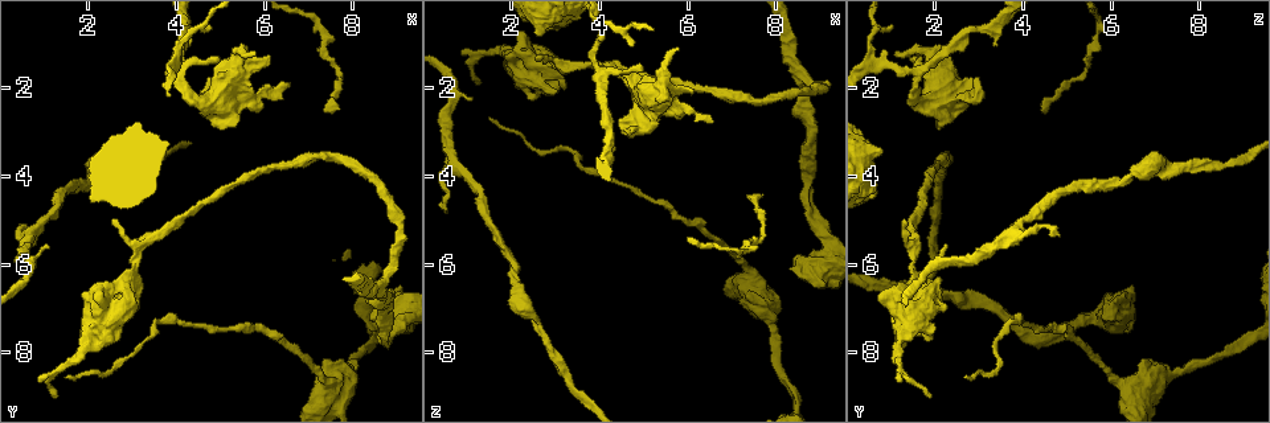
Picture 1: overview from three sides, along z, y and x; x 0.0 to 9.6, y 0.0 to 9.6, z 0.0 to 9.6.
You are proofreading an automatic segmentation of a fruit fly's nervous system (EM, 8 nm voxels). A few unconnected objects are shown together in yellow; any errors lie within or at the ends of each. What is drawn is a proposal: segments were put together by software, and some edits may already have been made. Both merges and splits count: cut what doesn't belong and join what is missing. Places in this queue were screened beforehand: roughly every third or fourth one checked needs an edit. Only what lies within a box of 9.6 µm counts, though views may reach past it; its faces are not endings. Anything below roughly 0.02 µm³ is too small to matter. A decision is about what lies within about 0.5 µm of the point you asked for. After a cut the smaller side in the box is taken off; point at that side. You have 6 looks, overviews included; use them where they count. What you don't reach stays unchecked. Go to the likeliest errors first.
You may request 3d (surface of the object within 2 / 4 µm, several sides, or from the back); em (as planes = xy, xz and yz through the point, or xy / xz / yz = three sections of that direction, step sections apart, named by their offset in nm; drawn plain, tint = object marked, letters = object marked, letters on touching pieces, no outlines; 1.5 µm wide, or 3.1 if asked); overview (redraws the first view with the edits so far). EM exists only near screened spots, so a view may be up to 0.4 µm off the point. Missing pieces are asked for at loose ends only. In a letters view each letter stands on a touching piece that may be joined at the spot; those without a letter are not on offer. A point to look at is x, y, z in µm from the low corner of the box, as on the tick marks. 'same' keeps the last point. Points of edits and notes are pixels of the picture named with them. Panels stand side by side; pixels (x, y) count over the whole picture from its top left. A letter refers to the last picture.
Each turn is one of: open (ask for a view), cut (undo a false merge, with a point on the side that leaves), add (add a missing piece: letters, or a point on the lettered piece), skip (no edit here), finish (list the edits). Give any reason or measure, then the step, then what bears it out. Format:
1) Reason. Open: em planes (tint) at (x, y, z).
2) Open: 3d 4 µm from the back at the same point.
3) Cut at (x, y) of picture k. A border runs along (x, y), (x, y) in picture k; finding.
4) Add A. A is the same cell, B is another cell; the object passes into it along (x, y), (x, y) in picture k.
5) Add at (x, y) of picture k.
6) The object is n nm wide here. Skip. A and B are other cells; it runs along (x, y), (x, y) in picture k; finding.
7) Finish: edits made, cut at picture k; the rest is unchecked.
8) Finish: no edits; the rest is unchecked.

Open: 3d 2 µm at (6.10, 1.25, 2.10).

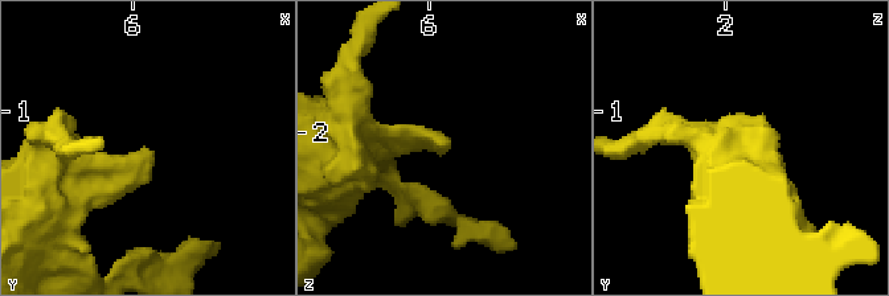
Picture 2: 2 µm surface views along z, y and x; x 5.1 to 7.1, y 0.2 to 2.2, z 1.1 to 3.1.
Open: em planes (letters) at (6.12, 1.28, 2.10).

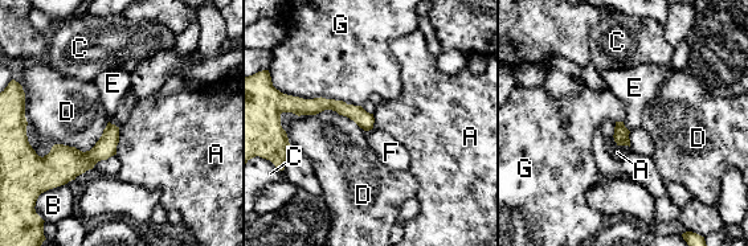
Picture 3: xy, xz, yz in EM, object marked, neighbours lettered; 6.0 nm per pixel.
The longest contact is with G, 480 nm. Skip. A, B, C, D, E, F and G are other cells; a border runs along (109, 121), (118, 127) in picture 3; no lettered piece goes on from it.

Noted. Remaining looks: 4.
Thick turns thin. Open: em planes (tint) at (2.15, 4.05, 6.40).

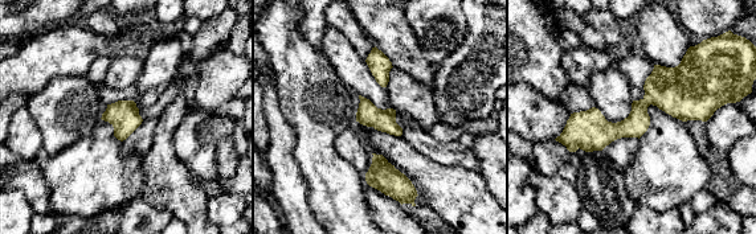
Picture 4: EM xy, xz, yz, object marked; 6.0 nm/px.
Open: em planes (letters) at the same point.

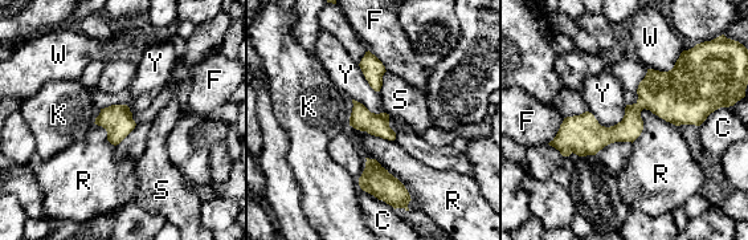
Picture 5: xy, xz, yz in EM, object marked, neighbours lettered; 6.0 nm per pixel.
The object is 140 nm wide here. Skip. C, F, K, R, S, W and Y are other cells; it runs along (711, 108), (642, 104), (613, 134), (558, 143) in picture 5; one neuron here.

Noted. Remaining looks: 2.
Finish: no edits; the rest is unchecked.

